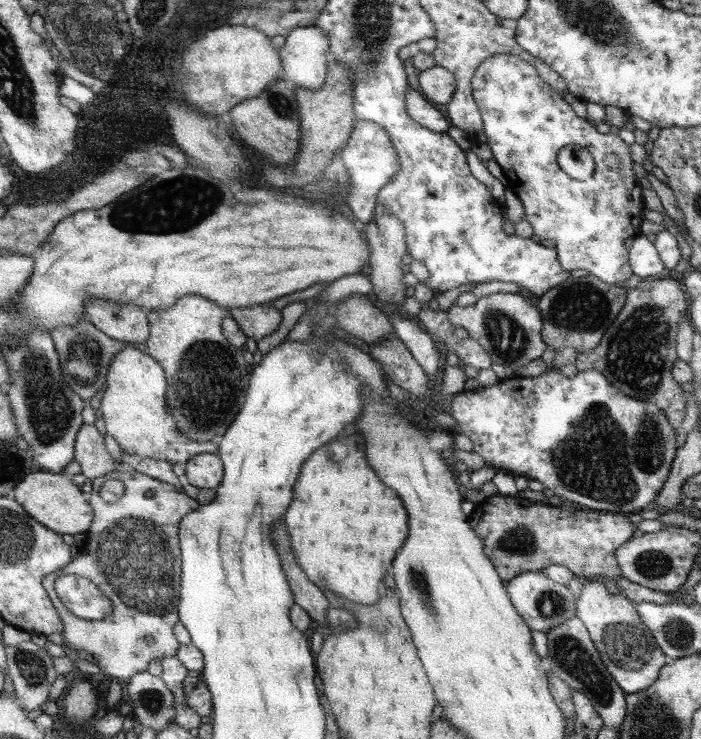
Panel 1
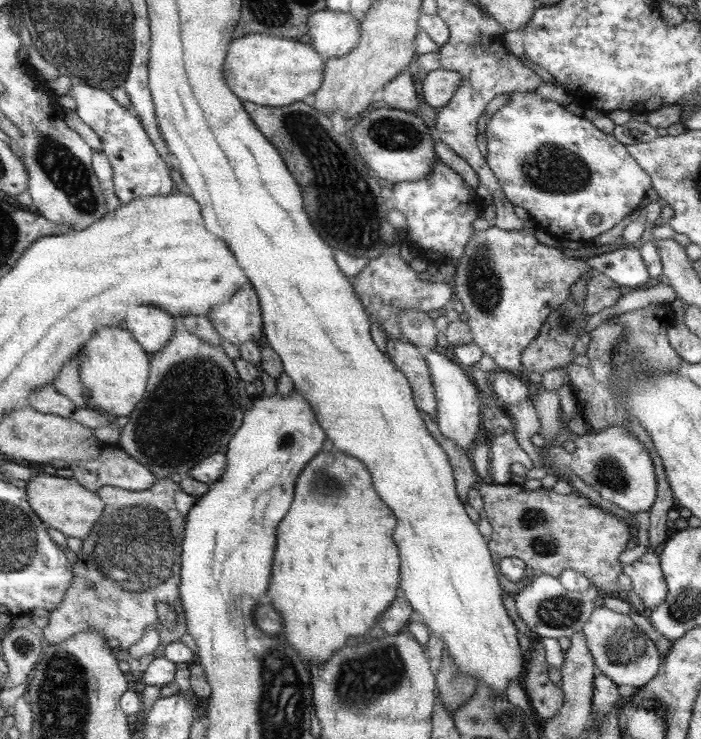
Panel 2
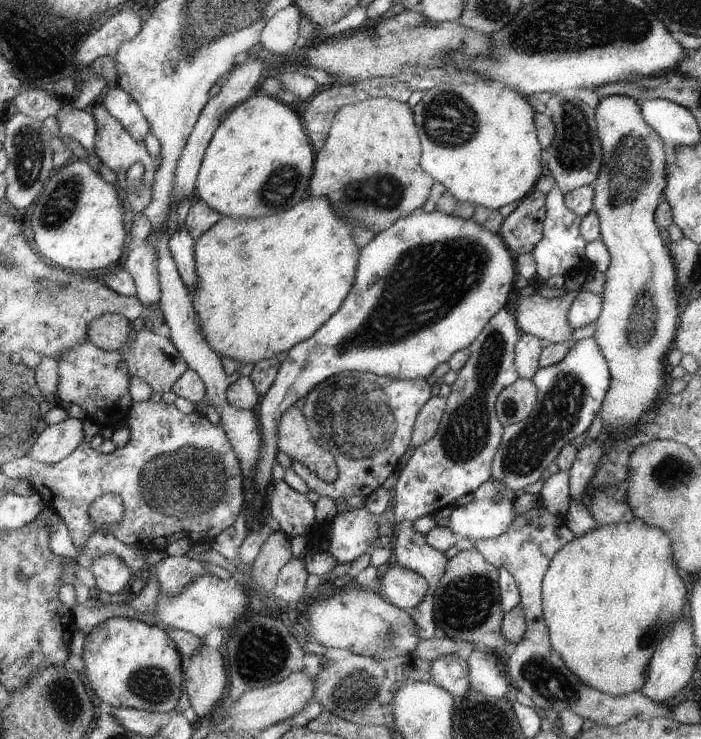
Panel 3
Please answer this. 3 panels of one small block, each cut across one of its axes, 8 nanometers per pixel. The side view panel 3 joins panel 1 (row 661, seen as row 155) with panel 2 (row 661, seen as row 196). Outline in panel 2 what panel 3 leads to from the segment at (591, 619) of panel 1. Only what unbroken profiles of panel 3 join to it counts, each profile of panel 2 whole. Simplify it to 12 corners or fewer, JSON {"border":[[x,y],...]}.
{"border":[[595,608],[581,634],[595,668],[639,690],[659,674],[653,640]]}

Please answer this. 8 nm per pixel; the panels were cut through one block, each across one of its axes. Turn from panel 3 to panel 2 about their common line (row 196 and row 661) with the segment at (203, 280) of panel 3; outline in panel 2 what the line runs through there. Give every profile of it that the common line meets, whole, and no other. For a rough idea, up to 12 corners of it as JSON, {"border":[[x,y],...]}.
{"border":[[319,452],[277,526],[277,636],[327,662],[401,586],[399,518]]}

